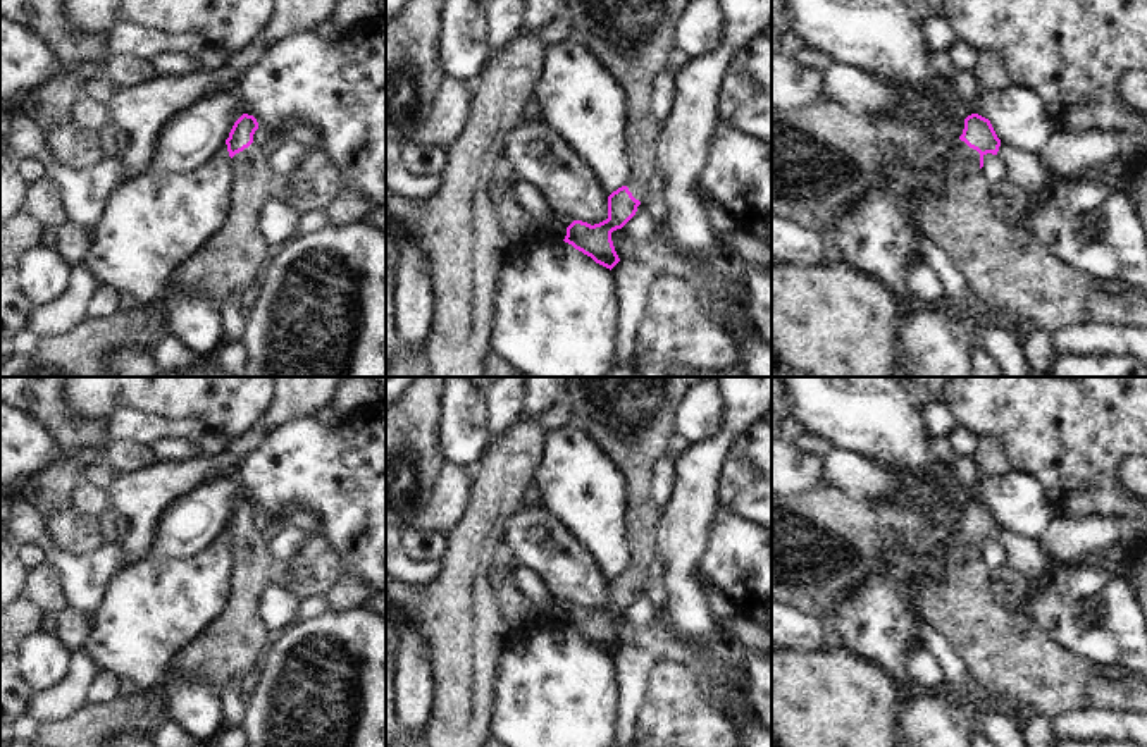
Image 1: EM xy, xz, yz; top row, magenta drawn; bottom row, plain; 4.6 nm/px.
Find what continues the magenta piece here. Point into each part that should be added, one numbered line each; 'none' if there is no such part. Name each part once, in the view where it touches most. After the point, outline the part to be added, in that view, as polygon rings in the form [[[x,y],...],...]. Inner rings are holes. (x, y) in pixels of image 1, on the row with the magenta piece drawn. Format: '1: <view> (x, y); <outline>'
1: yz (825, 159); [[[832,102],[799,110],[772,110],[772,215],[825,238],[834,222],[865,201],[896,165],[906,164],[940,177],[939,191],[920,191],[911,220],[932,239],[990,306],[990,315],[1018,334],[1032,329],[1057,332],[1070,325],[1107,324],[1147,330],[1147,298],[1130,282],[1099,282],[1051,255],[1020,224],[1002,222],[990,201],[980,153],[964,141],[951,150],[928,131],[889,112],[852,112]]]

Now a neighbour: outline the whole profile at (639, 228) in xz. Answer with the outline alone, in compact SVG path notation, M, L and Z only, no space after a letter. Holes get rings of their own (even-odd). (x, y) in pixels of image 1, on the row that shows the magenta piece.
M639 208L622 229L623 239L630 243L649 239L653 234L653 220L644 208Z

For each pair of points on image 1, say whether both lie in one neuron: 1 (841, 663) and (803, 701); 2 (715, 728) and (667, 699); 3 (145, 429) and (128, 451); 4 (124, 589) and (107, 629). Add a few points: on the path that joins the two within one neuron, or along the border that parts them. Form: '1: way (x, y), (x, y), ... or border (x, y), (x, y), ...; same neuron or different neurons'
1: way (832, 672), (812, 692); same neuron
2: way (703, 728), (693, 725), (679, 711); same neuron
3: border (111, 439), (126, 439), (148, 448); different neurons
4: way (124, 599), (124, 611), (117, 618); same neuron

